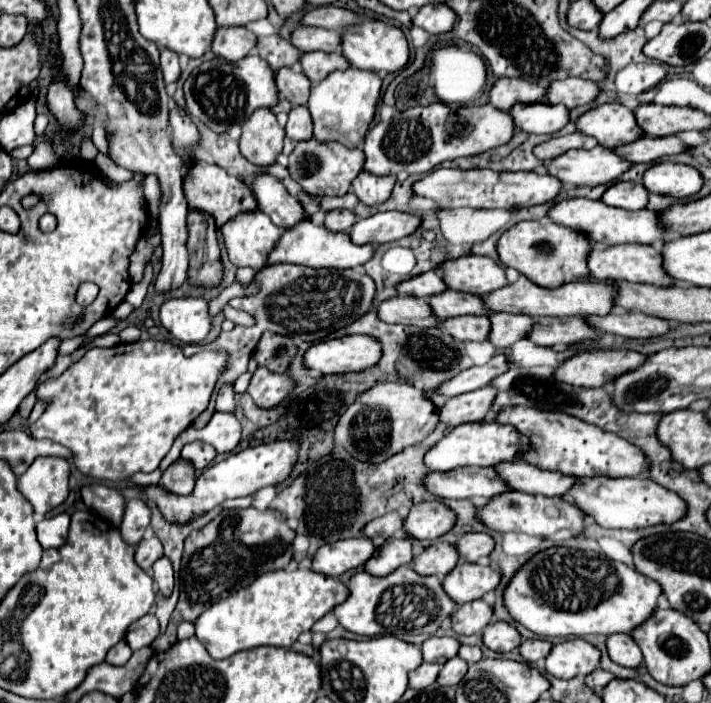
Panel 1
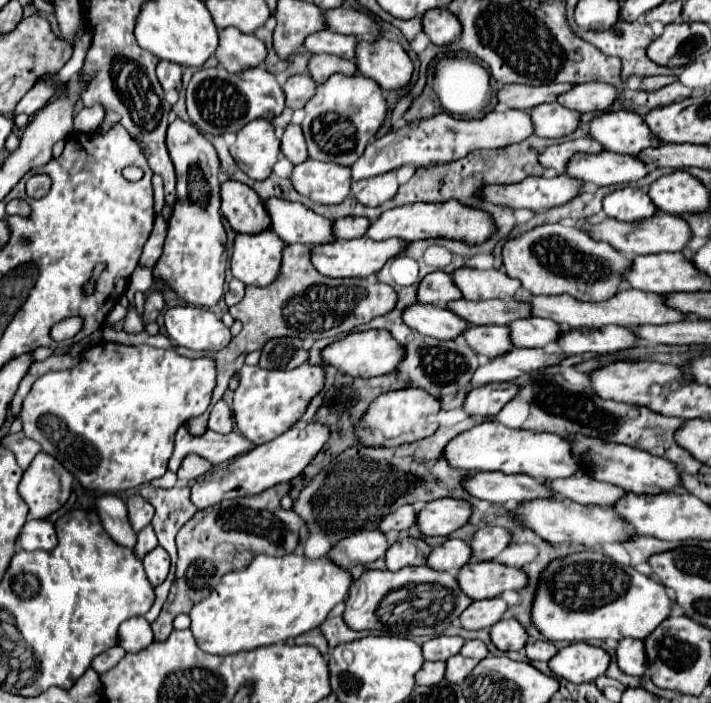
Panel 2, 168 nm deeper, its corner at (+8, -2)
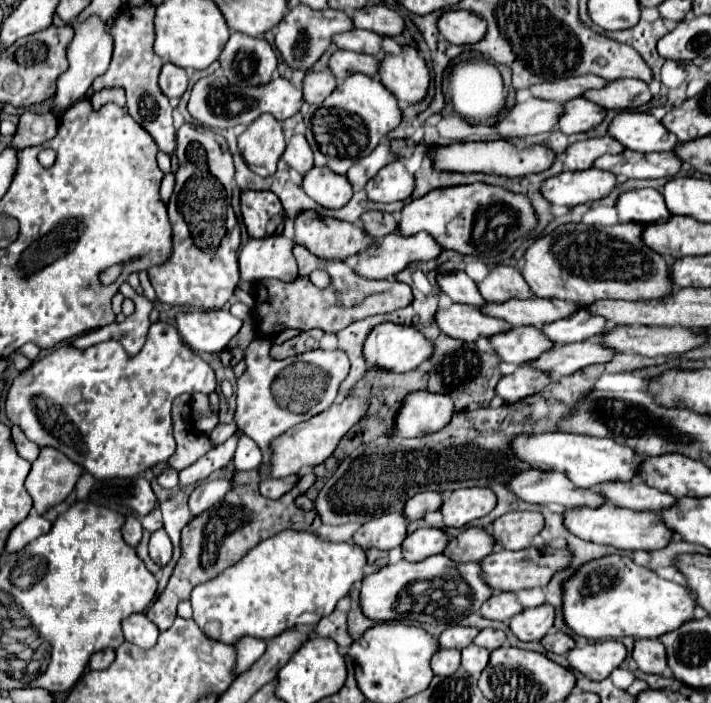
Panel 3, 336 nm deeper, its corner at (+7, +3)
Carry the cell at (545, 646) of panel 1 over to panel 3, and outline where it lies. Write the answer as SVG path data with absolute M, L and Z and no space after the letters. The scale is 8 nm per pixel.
M549 632L549 634L545 634L541 638L541 644L543 644L543 648L547 652L553 652L553 654L567 654L575 646L573 638L563 634L563 632Z

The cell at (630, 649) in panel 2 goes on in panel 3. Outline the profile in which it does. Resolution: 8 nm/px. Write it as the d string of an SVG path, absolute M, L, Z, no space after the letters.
M635 640L633 660L645 674L663 674L667 666L665 648L659 644L659 640Z

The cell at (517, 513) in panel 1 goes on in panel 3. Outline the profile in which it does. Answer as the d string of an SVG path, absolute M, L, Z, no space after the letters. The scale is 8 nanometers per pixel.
M603 504L599 508L569 508L563 512L563 526L587 542L607 544L617 550L659 550L667 546L673 536L657 512L637 512L613 504Z

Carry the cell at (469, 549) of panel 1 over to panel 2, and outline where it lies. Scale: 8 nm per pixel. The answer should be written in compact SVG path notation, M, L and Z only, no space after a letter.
M482 527L476 531L470 547L474 551L472 561L492 561L496 559L512 541L510 529L504 527Z

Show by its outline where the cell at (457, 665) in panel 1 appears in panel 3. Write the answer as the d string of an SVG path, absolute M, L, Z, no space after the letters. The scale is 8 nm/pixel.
M469 644L461 652L461 670L465 670L471 676L479 676L487 666L487 662L489 662L489 650L477 648L475 644Z

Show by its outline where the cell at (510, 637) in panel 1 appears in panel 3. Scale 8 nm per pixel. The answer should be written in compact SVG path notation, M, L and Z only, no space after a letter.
M543 604L537 608L527 608L525 612L513 616L509 620L509 628L523 642L541 640L541 636L545 636L547 630L553 626L553 618L555 618L555 610Z

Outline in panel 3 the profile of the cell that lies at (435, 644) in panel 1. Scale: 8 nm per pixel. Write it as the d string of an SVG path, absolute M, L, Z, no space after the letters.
M451 626L439 636L439 646L441 648L455 648L463 650L473 642L473 638L479 634L479 628L465 628L465 626Z

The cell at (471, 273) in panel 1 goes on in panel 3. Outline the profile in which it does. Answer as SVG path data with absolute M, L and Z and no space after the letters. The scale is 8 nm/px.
M495 266L489 276L477 282L485 302L505 302L509 298L529 298L529 286L521 272L511 266Z

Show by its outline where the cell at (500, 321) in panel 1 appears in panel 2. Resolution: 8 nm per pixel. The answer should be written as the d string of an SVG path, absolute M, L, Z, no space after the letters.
M540 317L512 321L508 327L512 331L510 335L516 347L546 347L548 343L558 341L560 335L568 331L564 325Z

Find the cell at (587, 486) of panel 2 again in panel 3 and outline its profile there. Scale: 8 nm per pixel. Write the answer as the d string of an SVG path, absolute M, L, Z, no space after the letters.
M613 480L613 482L603 482L597 490L605 502L613 506L625 506L633 510L653 510L659 512L667 506L673 506L675 498L659 492L657 488L651 488L643 484L641 480Z

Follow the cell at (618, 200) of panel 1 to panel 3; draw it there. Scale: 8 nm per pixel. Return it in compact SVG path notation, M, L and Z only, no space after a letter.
M655 188L627 190L617 198L615 208L619 212L619 222L655 224L665 222L671 216L661 192Z

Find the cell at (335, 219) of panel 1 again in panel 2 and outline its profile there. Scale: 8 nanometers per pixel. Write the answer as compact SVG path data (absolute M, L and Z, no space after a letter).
M344 217L334 221L334 233L338 239L358 239L364 237L370 227L368 217Z

